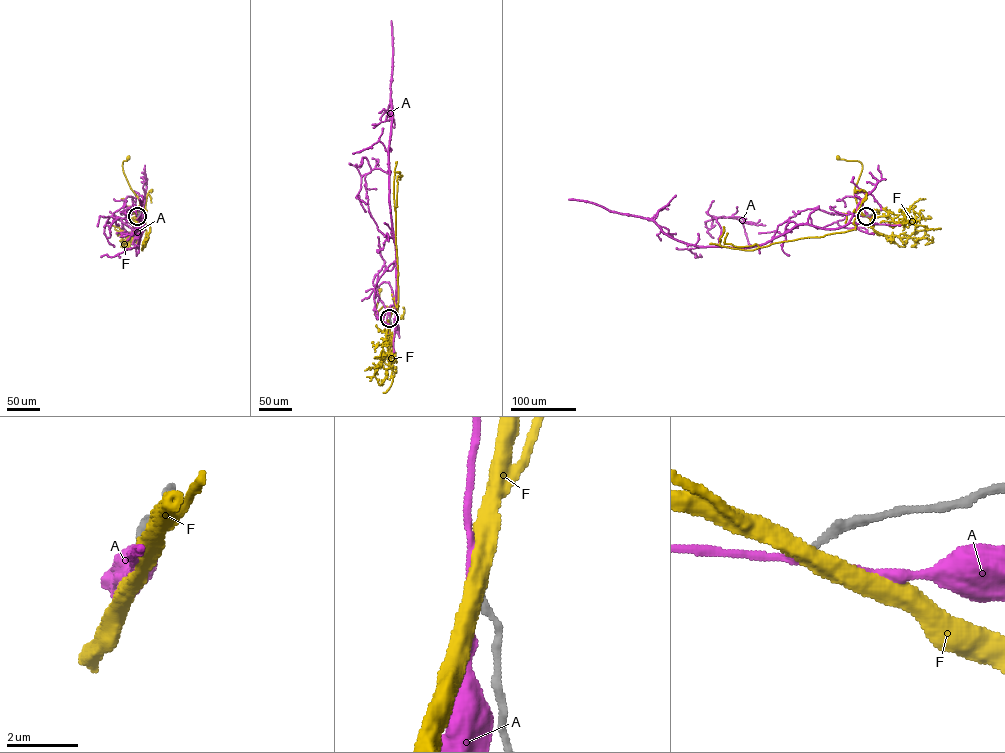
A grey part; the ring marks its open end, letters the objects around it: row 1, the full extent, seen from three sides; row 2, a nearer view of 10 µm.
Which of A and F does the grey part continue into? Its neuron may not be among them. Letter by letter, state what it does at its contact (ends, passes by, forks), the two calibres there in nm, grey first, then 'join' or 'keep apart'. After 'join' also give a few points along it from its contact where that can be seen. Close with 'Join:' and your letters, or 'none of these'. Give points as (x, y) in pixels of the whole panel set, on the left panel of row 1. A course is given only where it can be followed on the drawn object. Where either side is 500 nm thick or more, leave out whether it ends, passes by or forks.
A: it passes by; calibres 160 and 180 nm; keep apart
F: calibres 200 and 500 nm; keep apart
Join: none of these

